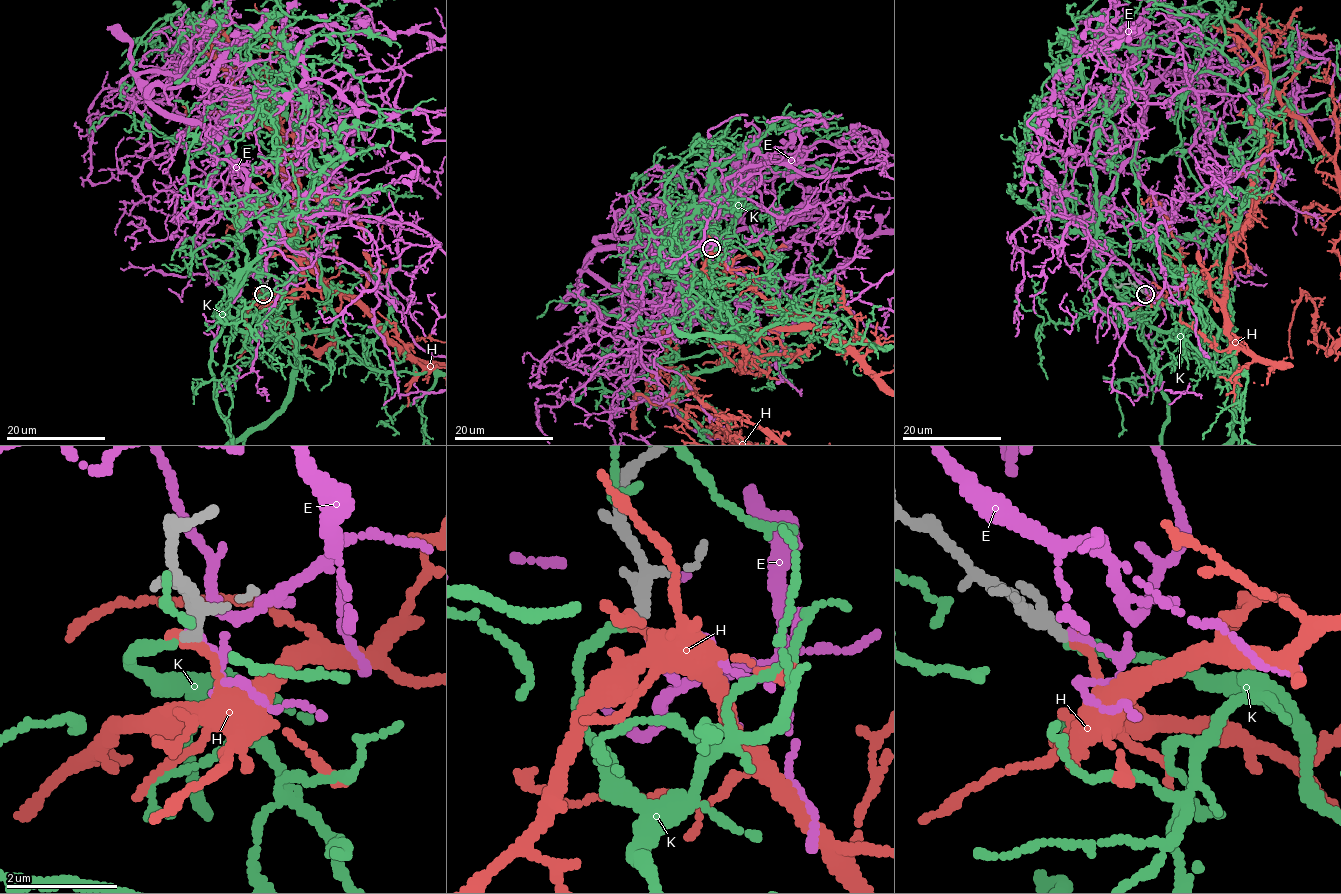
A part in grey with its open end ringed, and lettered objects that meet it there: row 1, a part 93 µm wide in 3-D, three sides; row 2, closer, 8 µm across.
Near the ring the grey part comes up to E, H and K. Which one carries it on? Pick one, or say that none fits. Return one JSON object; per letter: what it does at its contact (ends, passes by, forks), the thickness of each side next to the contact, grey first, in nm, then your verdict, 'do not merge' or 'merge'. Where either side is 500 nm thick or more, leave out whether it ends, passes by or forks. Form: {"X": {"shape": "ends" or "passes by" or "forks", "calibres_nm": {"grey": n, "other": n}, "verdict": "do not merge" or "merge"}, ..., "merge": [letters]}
{"E": {"shape": "ends", "calibres_nm": {"grey": 180, "other": 100}, "verdict": "do not merge"}, "H": {"shape": "ends", "calibres_nm": {"grey": 170, "other": 170}, "verdict": "do not merge"}, "K": {"shape": "ends", "calibres_nm": {"grey": 170, "other": 200}, "verdict": "merge"}, "merge": ["K"]}

